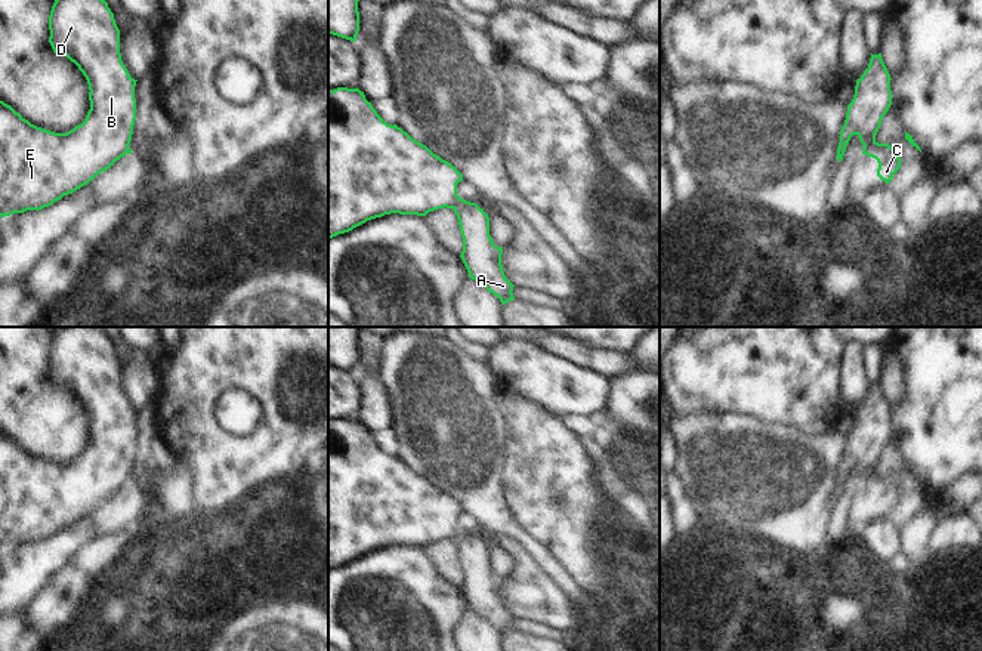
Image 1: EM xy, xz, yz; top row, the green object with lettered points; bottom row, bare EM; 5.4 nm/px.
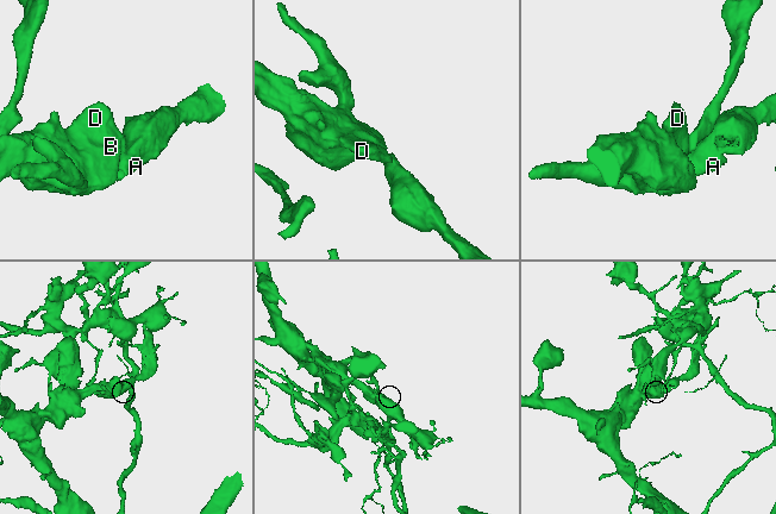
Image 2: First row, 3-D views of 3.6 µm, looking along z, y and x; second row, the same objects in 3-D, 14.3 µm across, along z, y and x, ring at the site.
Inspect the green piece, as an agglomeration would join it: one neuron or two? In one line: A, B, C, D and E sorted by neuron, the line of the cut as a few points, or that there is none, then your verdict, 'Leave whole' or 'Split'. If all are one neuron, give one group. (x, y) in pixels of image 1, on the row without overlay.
Groups: A C / B D E. Split along yz (874, 469), (864, 478). Split

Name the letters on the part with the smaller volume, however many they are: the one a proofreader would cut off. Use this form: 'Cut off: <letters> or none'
Cut off: A, C

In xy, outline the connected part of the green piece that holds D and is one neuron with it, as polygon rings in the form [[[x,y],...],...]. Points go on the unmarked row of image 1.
[[[58,327],[49,348],[49,374],[55,385],[74,394],[89,416],[90,441],[84,453],[67,465],[55,465],[31,456],[10,436],[0,432],[0,547],[41,542],[72,525],[124,488],[136,451],[135,410],[120,385],[120,361],[108,334],[99,327]]]

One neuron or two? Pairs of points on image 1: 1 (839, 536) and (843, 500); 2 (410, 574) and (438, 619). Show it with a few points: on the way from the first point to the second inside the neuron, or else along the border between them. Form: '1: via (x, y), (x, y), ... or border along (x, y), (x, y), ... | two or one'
1: via (840, 527), (842, 509) | one
2: via (410, 585), (410, 591), (428, 608) | one

